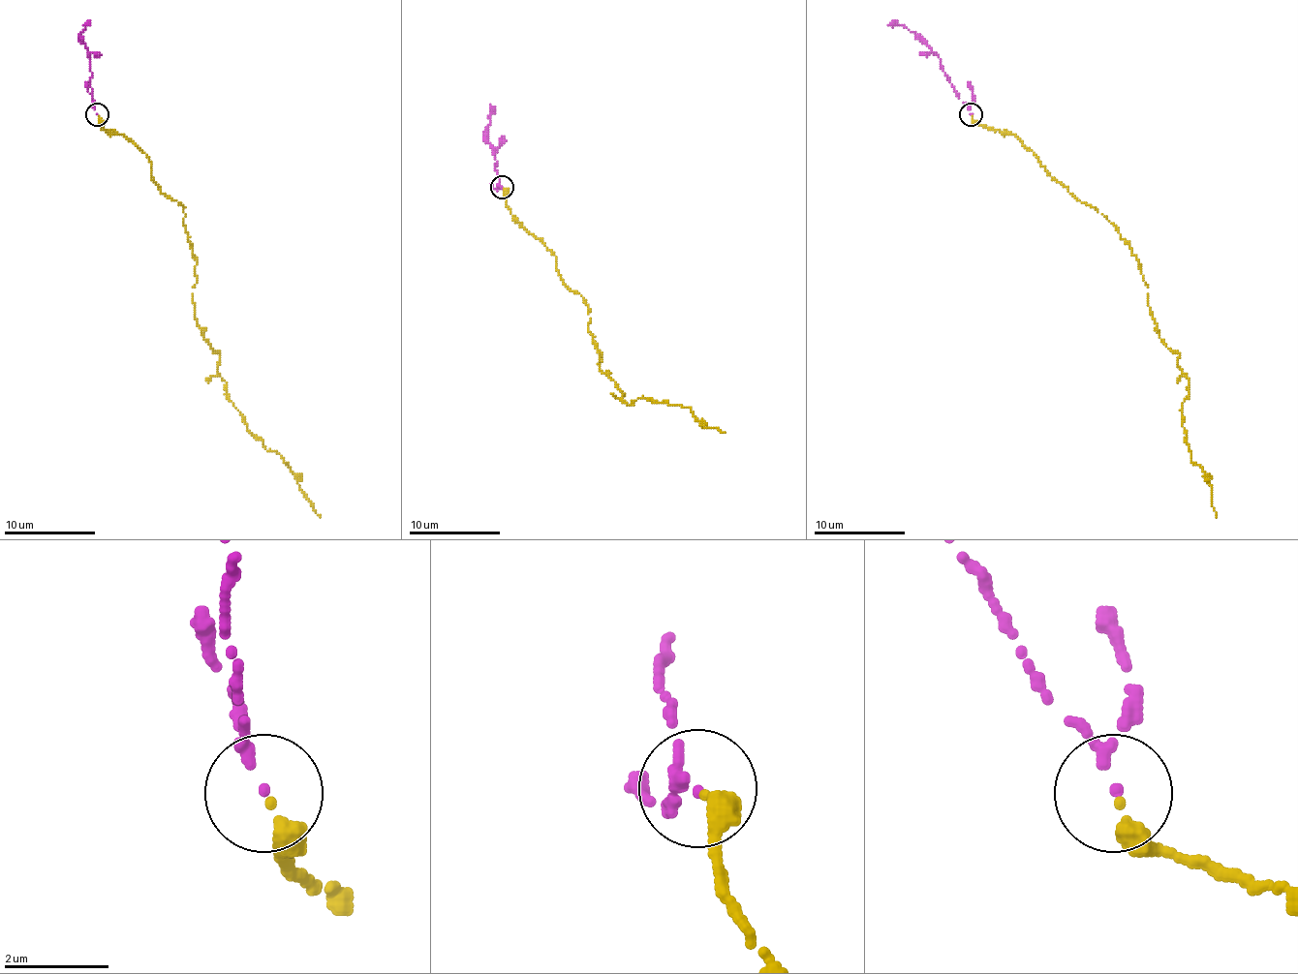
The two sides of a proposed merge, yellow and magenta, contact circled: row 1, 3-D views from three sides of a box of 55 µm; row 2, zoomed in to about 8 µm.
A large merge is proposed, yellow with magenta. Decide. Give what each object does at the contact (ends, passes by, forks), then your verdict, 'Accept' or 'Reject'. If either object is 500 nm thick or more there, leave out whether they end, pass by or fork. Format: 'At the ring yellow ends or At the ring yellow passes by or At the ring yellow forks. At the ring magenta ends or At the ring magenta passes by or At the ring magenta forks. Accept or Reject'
At the ring yellow passes by. At the ring magenta passes by. Accept

